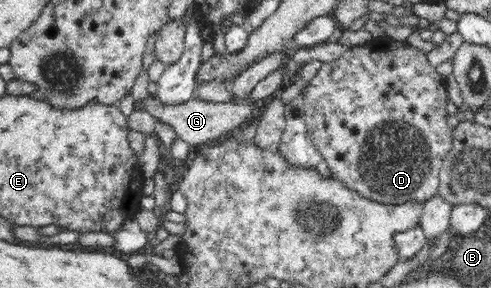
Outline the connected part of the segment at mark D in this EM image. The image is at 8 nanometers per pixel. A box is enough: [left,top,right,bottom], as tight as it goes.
[304,39,453,205]

